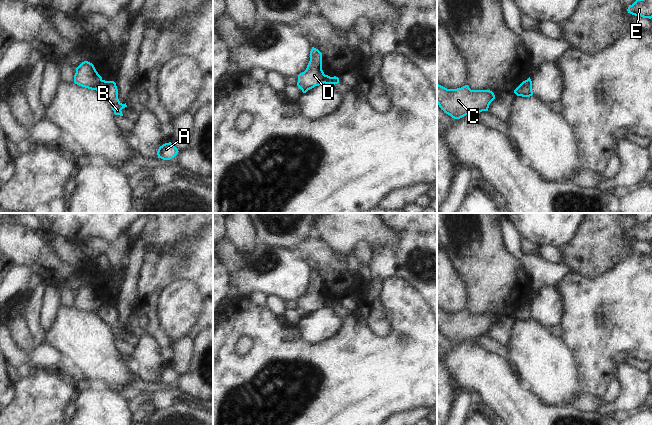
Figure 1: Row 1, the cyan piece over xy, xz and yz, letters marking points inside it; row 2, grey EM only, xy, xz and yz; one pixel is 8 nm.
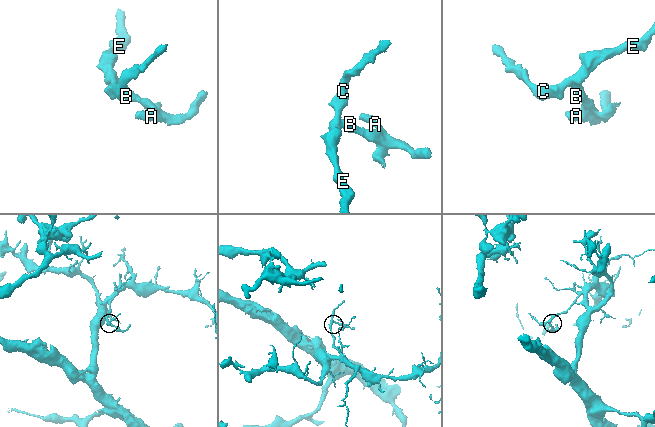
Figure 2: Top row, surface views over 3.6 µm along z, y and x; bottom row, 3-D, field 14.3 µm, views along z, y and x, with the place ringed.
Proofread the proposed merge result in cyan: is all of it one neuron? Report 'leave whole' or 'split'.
split

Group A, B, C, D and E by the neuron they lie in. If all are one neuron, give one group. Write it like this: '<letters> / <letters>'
A B / C D E

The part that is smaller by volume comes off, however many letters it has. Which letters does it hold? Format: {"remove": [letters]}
{"remove": ["A", "B"]}

